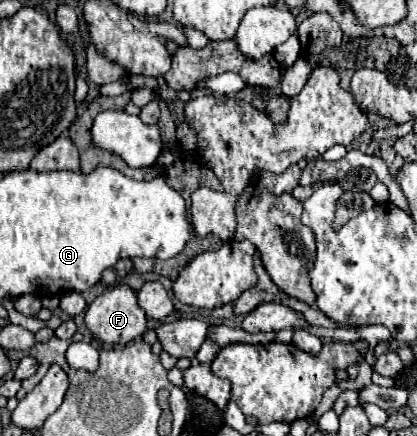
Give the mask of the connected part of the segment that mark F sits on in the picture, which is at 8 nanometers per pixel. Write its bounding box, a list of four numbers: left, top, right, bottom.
[86,284,146,346]

